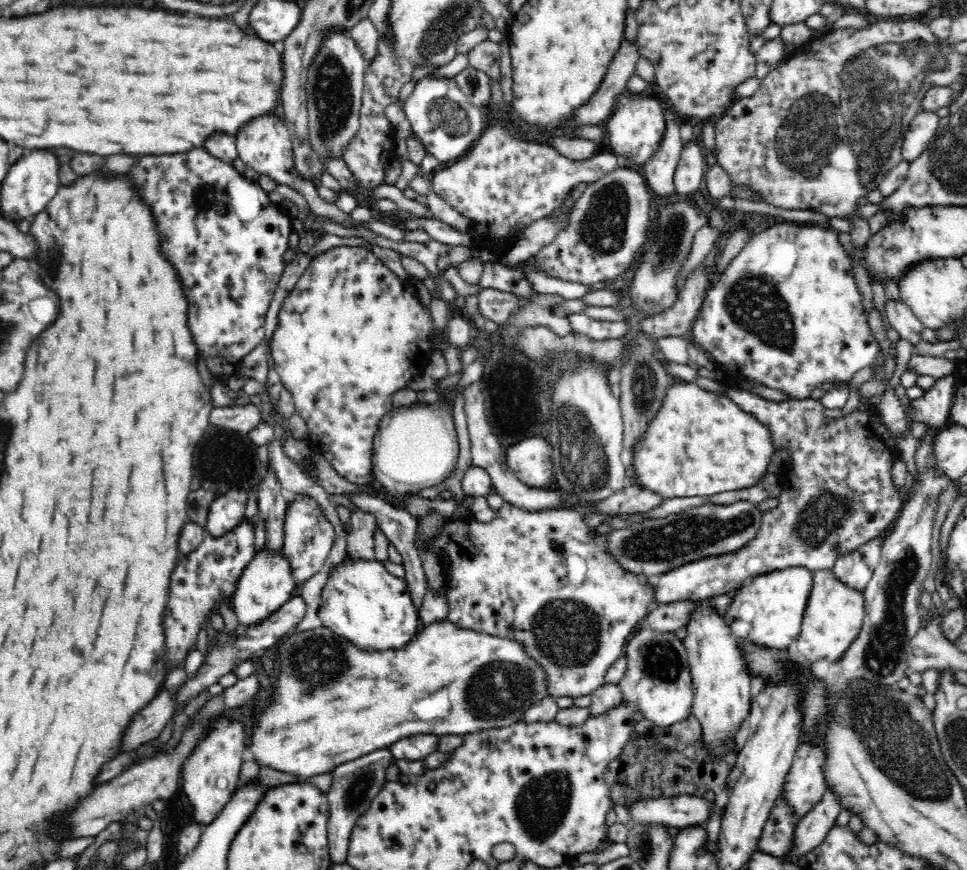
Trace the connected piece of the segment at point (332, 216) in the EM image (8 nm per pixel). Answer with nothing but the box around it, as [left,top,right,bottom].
[234,112,366,230]

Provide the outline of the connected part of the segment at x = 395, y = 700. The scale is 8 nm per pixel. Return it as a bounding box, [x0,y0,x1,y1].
[244,619,549,782]

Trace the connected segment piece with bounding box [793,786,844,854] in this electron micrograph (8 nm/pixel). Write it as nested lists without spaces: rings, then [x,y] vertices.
[[[827,786],[822,799],[800,820],[793,854],[808,854],[822,844],[843,808],[844,803],[838,799],[835,790]]]

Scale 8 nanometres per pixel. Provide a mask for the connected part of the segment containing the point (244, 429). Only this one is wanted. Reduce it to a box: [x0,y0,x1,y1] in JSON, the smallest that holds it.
[210,405,262,434]

